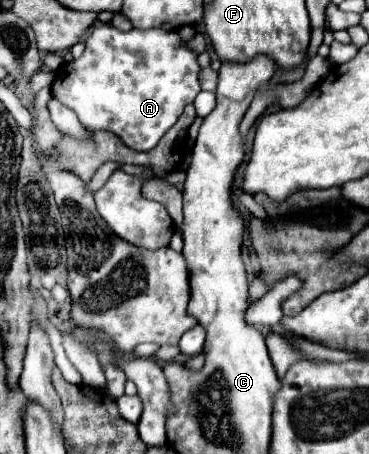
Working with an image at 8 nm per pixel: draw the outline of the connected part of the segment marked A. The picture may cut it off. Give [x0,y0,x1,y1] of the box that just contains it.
[51,24,201,152]

